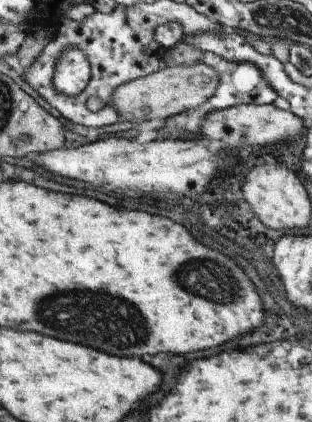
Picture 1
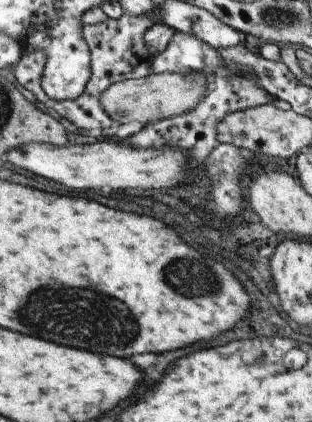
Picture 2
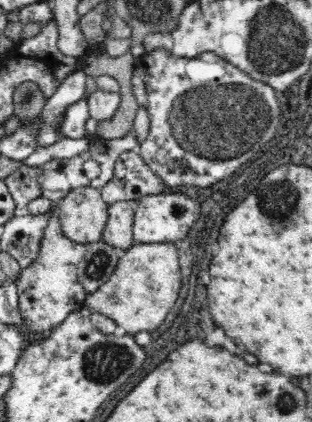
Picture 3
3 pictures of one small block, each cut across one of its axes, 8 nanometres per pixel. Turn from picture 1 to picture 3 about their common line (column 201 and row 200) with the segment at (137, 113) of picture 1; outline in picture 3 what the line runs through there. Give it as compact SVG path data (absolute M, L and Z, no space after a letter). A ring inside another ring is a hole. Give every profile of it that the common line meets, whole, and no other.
M78 188L60 200L60 230L74 244L96 244L108 224L110 204L98 188Z

